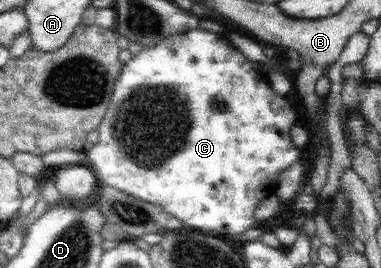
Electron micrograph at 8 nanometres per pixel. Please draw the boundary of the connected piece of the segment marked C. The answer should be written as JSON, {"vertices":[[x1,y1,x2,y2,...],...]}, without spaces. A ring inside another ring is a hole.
{"vertices":[[200,27,185,33,175,33,153,46,145,46,141,52,132,55,131,61,122,66,121,73,115,83,115,97,111,98,105,117,99,125,99,143,86,151,85,160,93,167,99,184,111,186,127,195,135,196,147,203,160,205,167,213,182,221,193,229,201,229,201,233,213,232,215,235,239,235,255,225,255,208,259,201,276,193,278,177,293,162,300,161,300,151,292,145,290,129,295,128,297,115,285,96,278,94,269,83,266,74,257,71,249,61,224,35,210,32]]}

